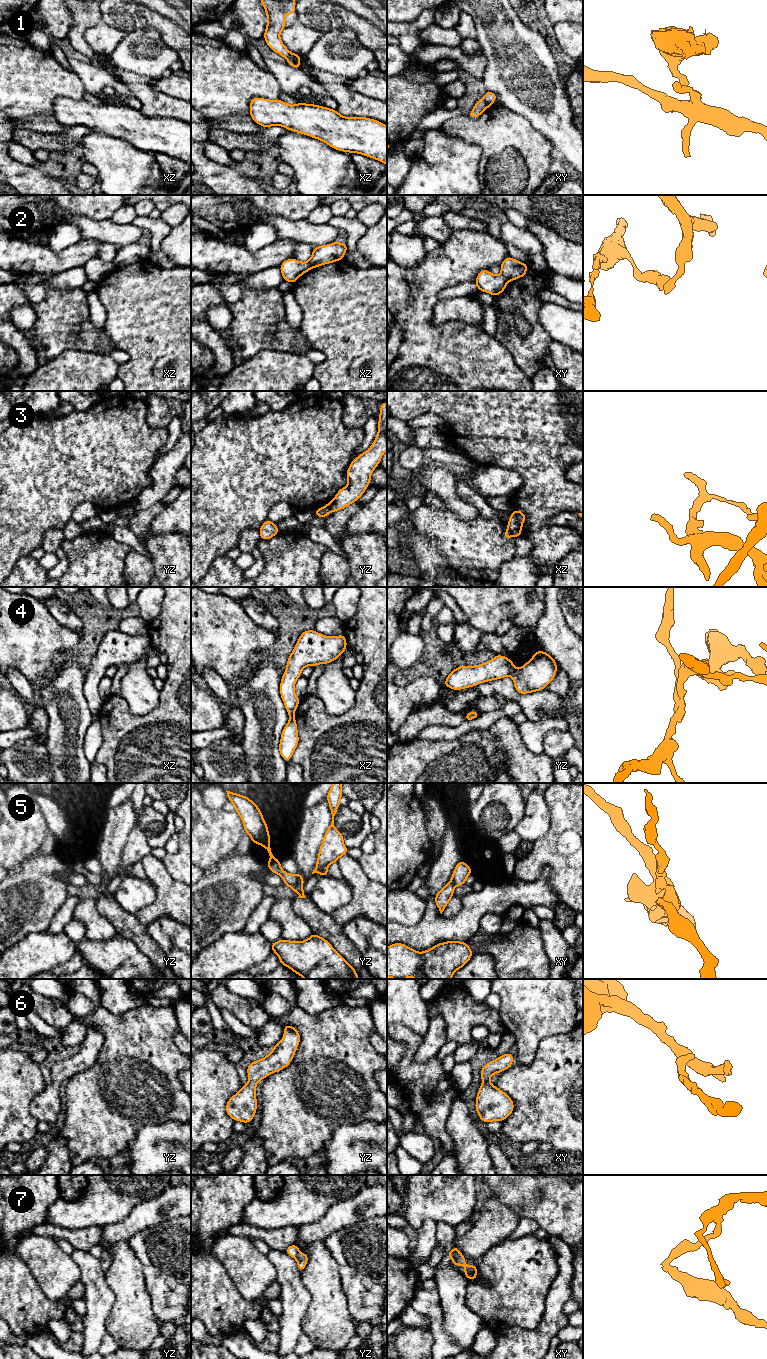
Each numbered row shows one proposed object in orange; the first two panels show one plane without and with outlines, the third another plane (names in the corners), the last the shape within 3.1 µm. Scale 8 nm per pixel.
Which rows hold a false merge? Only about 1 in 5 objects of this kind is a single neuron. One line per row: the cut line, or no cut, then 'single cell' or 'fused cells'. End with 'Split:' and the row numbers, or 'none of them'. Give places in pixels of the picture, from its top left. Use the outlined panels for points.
1: cut in xy along (482, 99), (489, 106); fused cells
2: cut in xz along (307, 261), (309, 269); fused cells
3: cut in xz along (508, 528), (513, 535); fused cells
4: cut in yz along (516, 668), (510, 675); fused cells
5: cut in xy along (451, 879), (455, 885); fused cells
6: no cut; single cell
7: cut in xy along (460, 1253), (452, 1260); fused cells
Split: 1, 2, 3, 4, 5, 7

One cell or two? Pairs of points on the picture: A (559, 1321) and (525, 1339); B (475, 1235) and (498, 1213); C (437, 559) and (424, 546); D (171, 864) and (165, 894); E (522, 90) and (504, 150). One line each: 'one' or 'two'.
A: one
B: one
C: one
D: two
E: two

